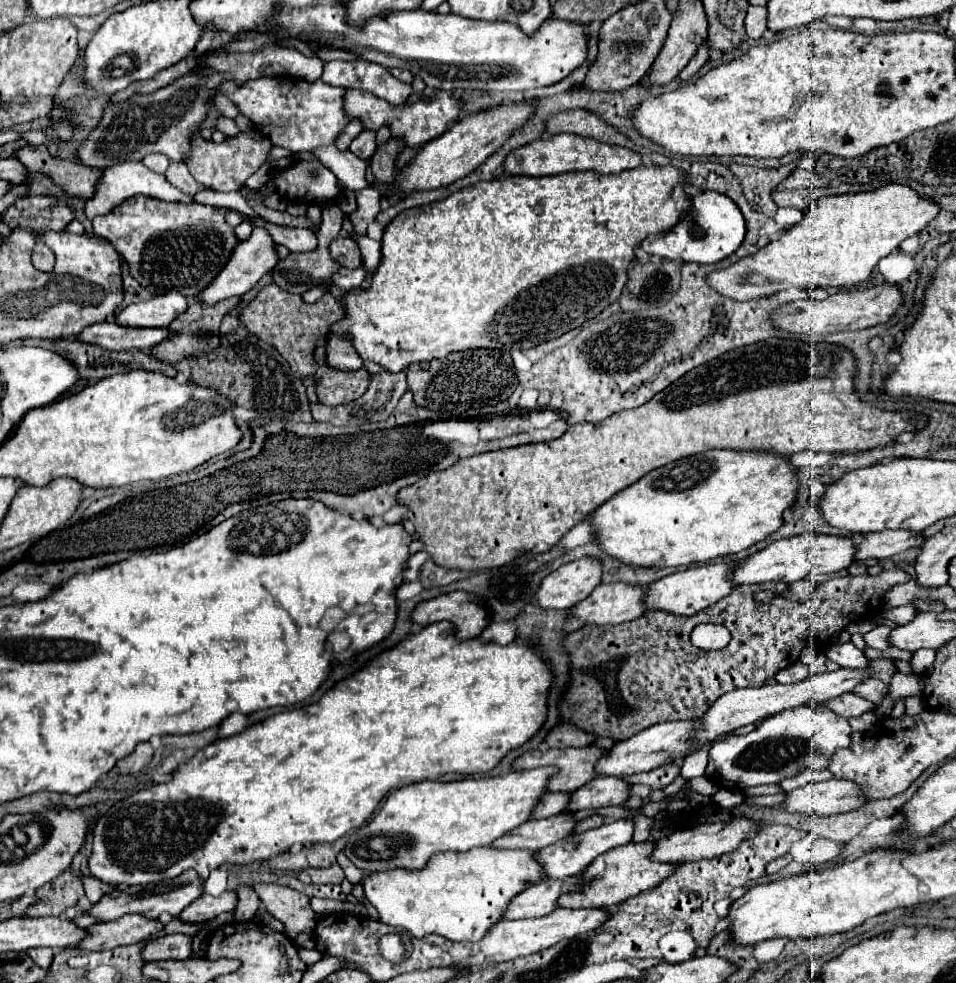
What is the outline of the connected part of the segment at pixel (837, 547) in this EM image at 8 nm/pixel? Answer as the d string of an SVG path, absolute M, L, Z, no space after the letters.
M800 534L786 540L772 542L764 550L750 558L740 560L740 568L734 572L736 584L758 584L758 582L796 582L814 574L832 574L846 570L856 560L858 546L848 536L824 536L824 534Z

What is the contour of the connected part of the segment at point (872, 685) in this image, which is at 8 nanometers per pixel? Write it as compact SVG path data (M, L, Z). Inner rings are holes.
M870 678L870 682L862 682L862 686L858 686L858 690L856 690L858 696L862 696L866 700L872 700L872 702L882 702L886 692L888 692L888 686L878 678ZM880 686L882 686L882 694L876 694L876 690Z

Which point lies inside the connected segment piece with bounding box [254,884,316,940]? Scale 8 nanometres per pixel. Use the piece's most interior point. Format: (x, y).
(287, 905)

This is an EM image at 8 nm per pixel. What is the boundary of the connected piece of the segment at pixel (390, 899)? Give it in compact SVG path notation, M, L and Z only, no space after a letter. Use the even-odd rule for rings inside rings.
M474 848L466 854L436 854L424 870L388 870L374 872L362 880L366 900L378 910L380 920L390 926L406 928L412 936L424 938L428 934L438 934L450 940L468 940L478 942L488 934L492 926L504 920L506 908L514 896L534 886L538 880L544 880L546 872L542 870L542 862L536 860L536 852L530 850L496 850L496 848Z

